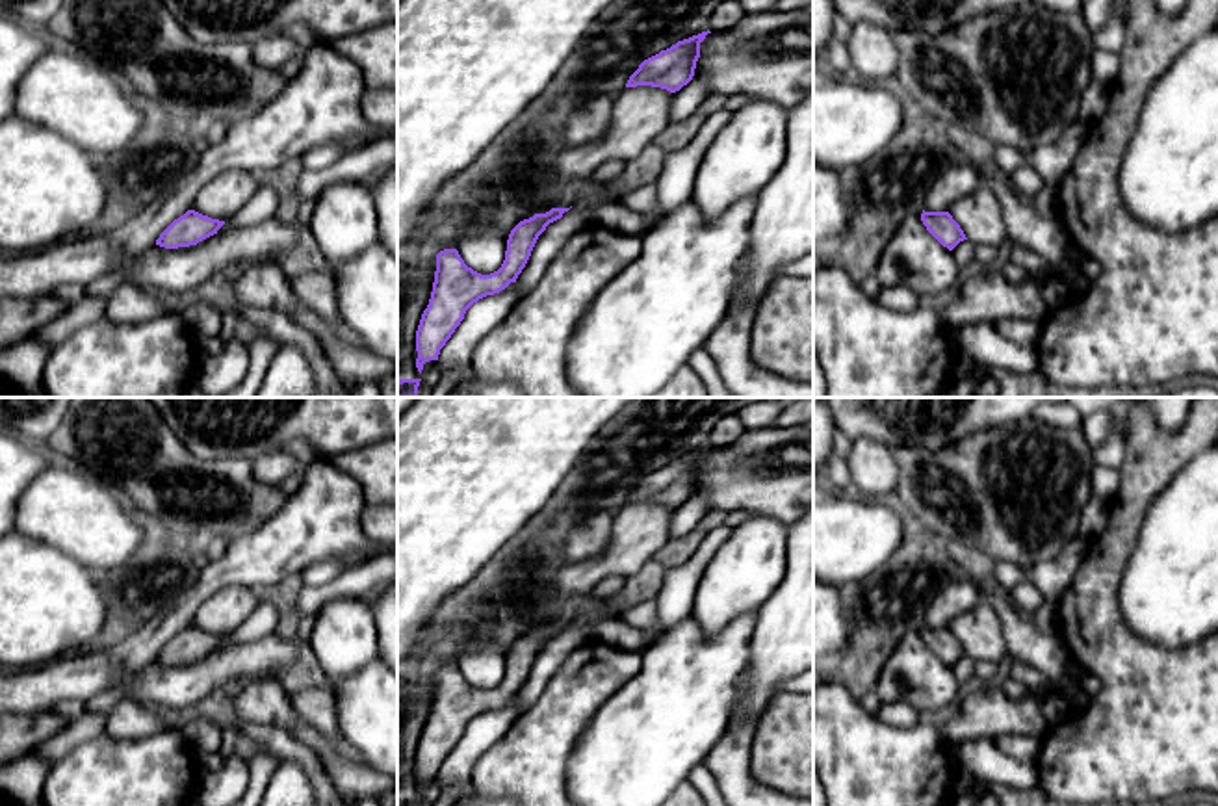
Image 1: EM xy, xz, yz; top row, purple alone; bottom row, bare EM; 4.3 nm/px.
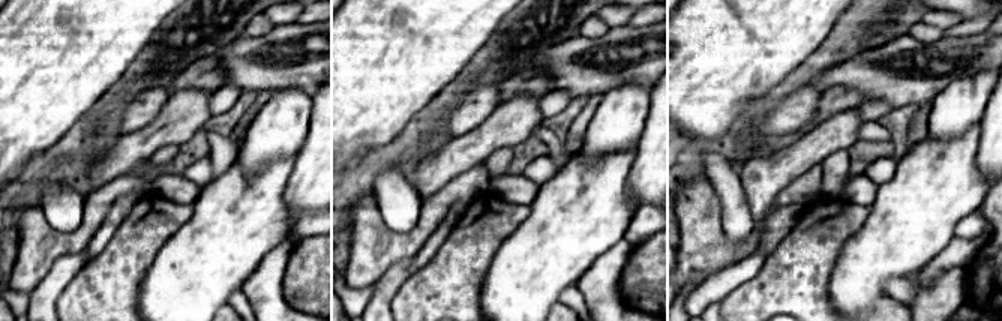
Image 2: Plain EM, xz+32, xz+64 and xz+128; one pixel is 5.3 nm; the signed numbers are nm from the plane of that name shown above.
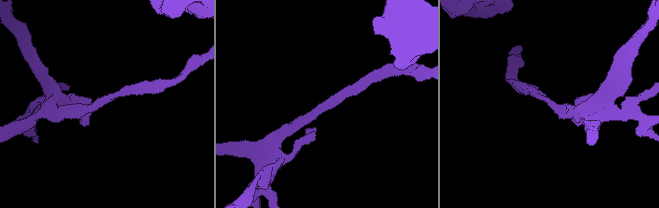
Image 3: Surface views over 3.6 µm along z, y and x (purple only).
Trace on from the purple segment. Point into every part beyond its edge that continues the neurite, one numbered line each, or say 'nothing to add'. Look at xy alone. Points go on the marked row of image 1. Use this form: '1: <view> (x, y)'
nothing to add

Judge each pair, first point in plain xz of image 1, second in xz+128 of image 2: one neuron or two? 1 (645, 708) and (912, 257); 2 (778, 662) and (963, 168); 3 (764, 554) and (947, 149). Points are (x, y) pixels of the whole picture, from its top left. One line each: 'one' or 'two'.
1: one
2: two
3: two

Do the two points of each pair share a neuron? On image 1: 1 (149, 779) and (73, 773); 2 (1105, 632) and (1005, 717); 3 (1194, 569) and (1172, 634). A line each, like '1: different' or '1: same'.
1: same
2: different
3: same

